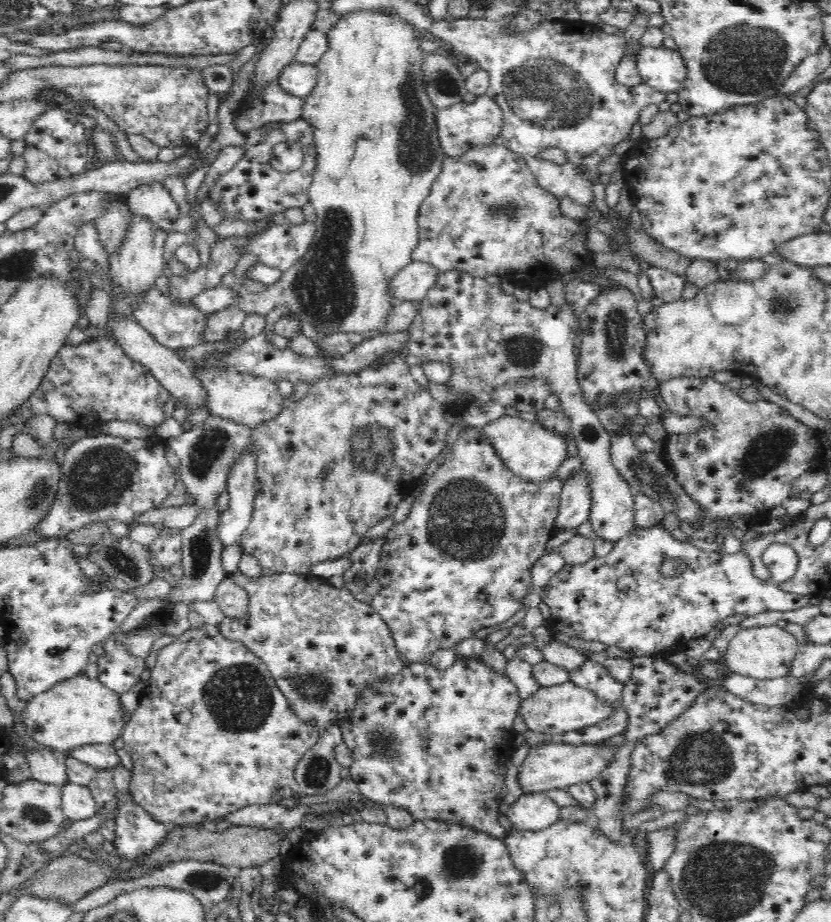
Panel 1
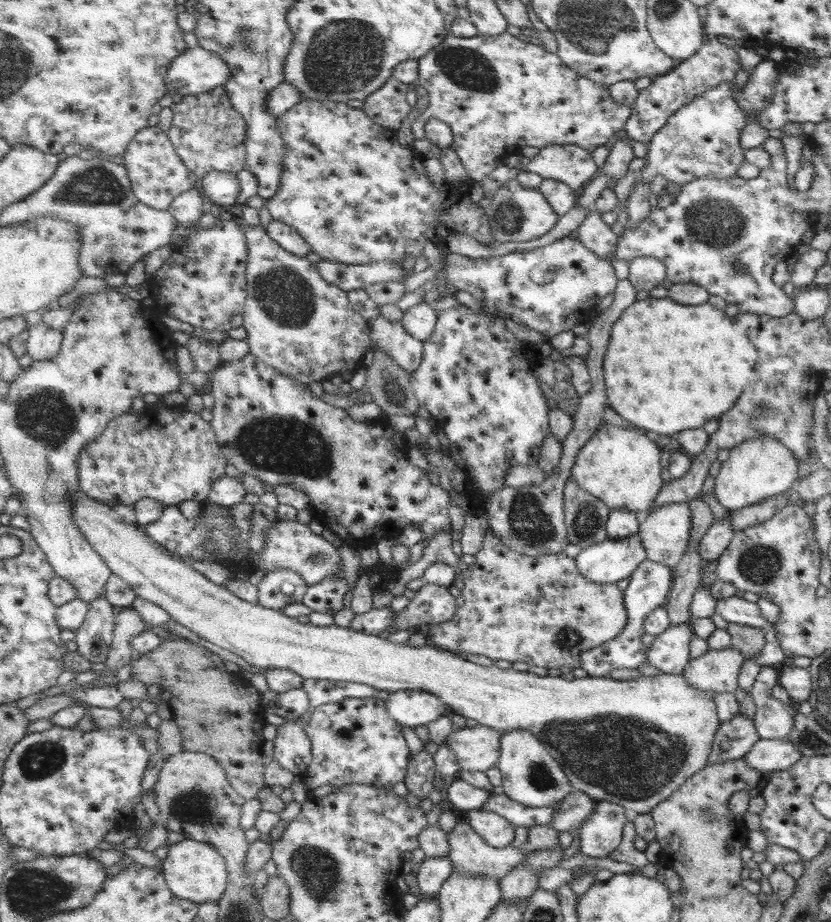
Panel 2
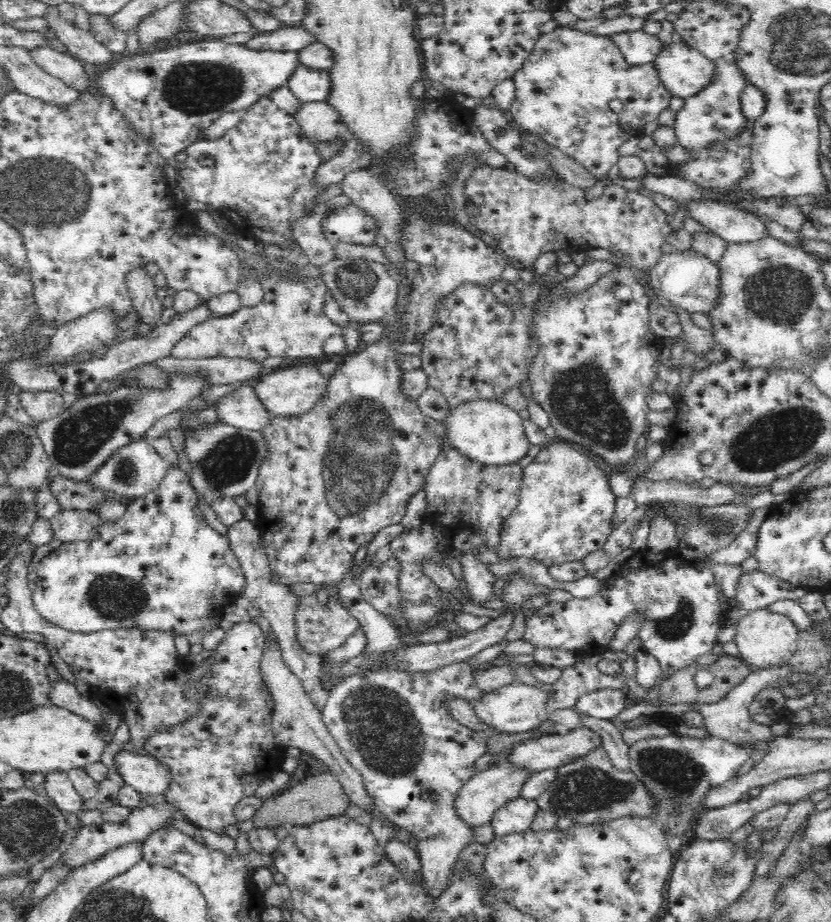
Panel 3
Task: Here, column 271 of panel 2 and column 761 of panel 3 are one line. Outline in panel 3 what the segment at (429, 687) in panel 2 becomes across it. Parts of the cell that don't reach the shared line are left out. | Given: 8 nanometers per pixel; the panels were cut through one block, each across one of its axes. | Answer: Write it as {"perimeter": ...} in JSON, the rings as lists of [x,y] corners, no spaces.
{"perimeter":[[[758,609],[748,612],[745,617],[733,625],[736,630],[734,640],[739,650],[738,658],[750,667],[767,669],[778,666],[786,663],[797,650],[800,630],[787,614]]]}

